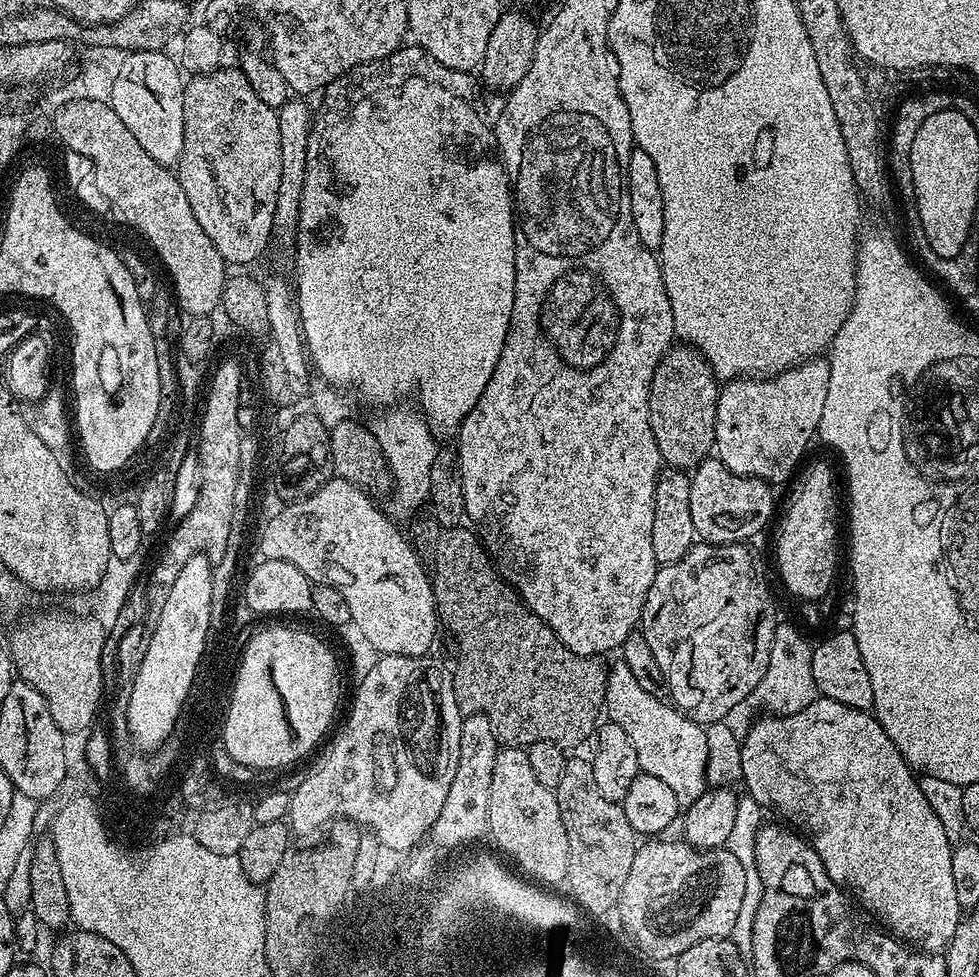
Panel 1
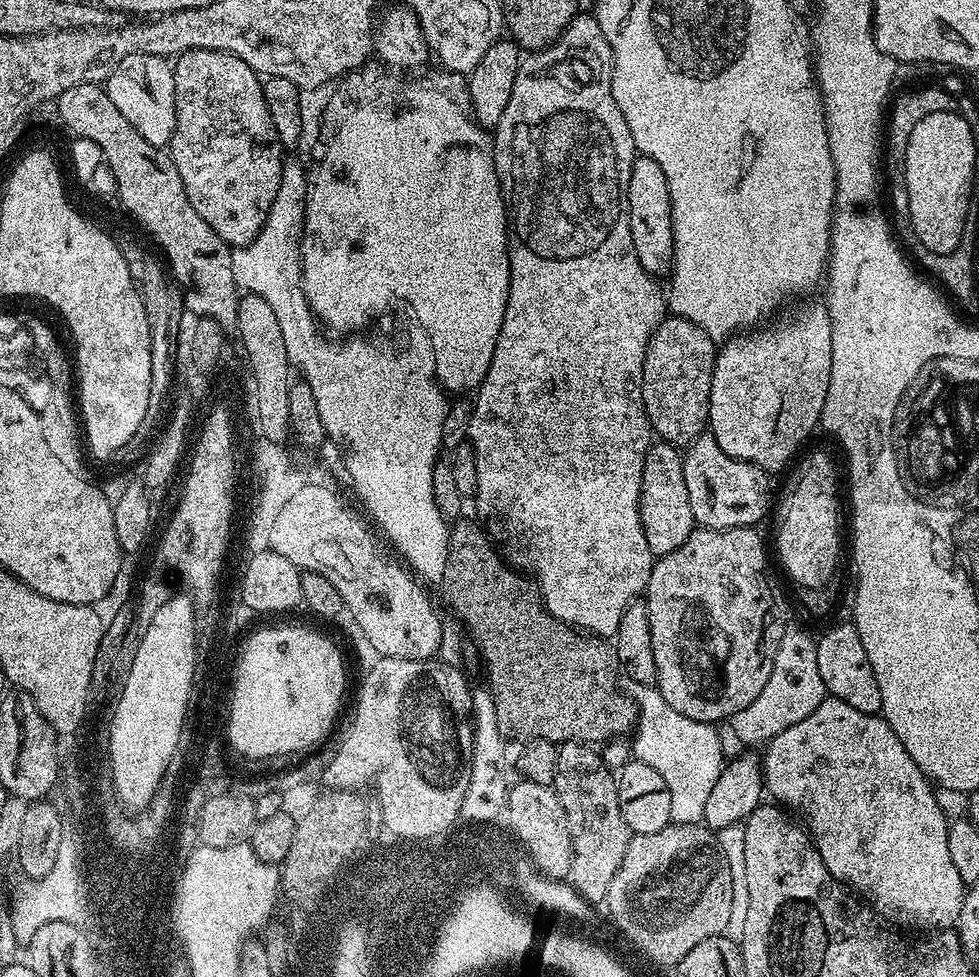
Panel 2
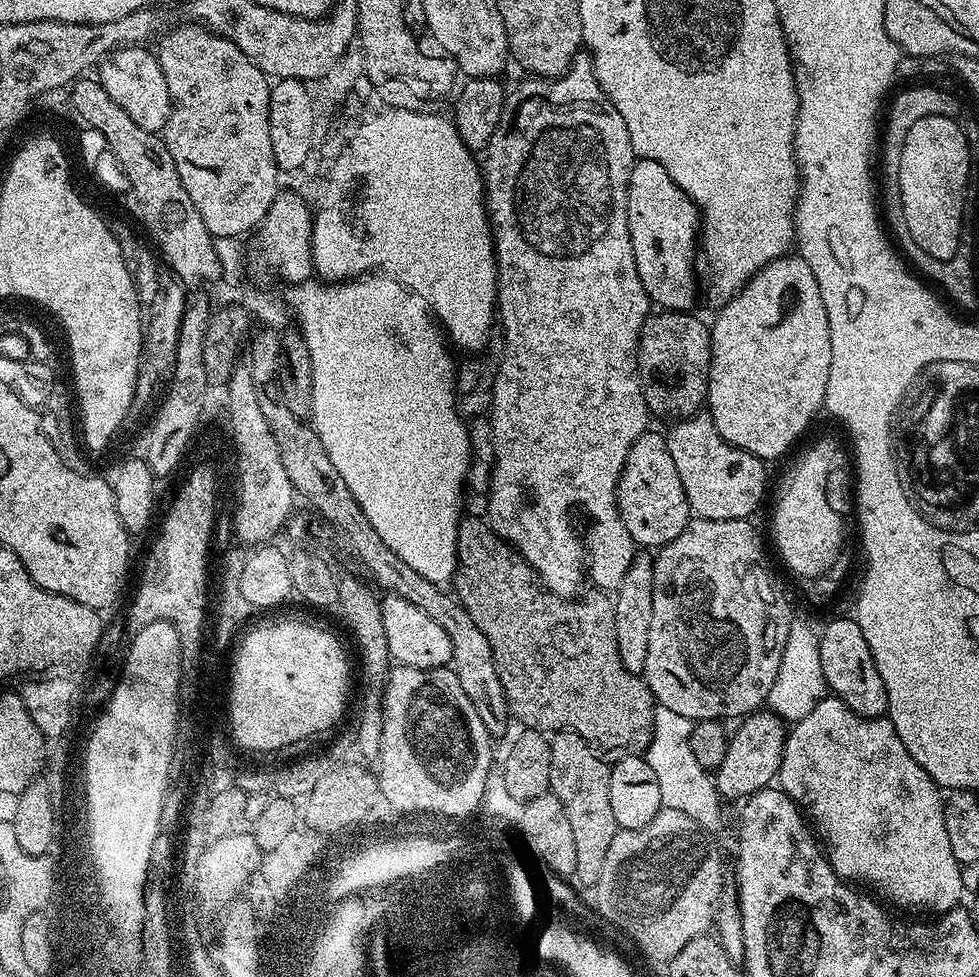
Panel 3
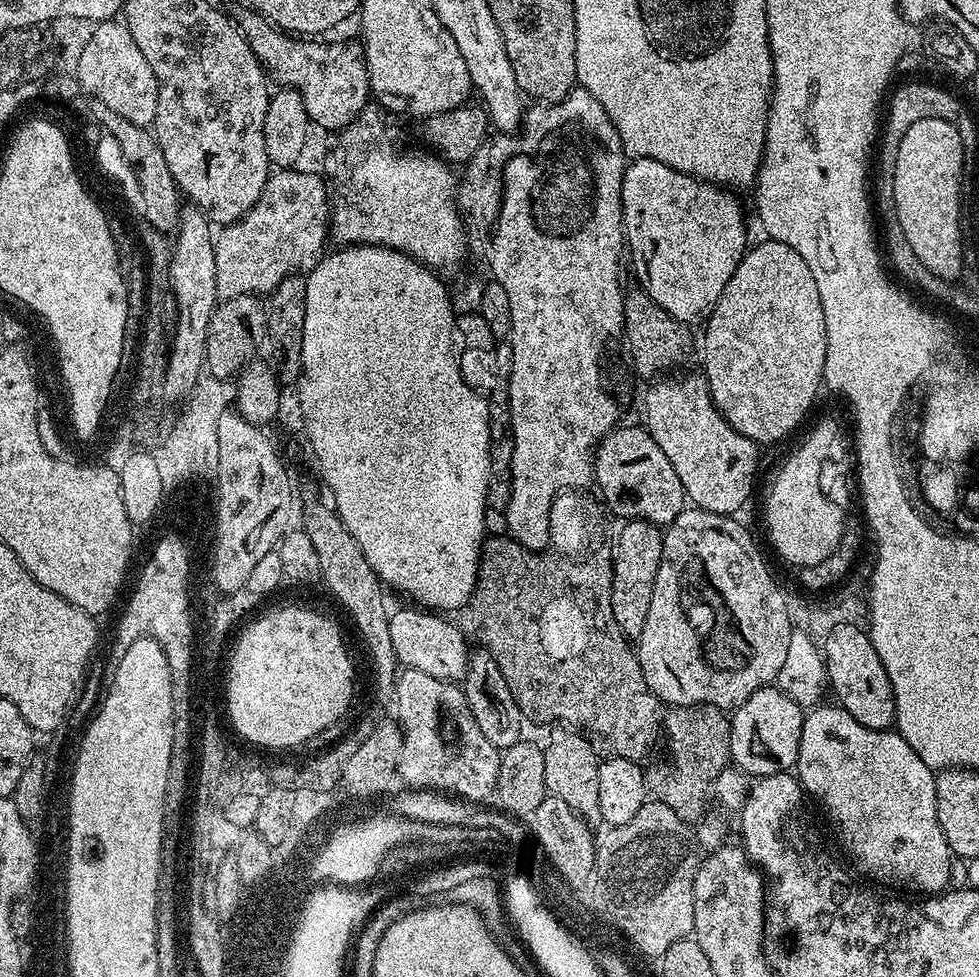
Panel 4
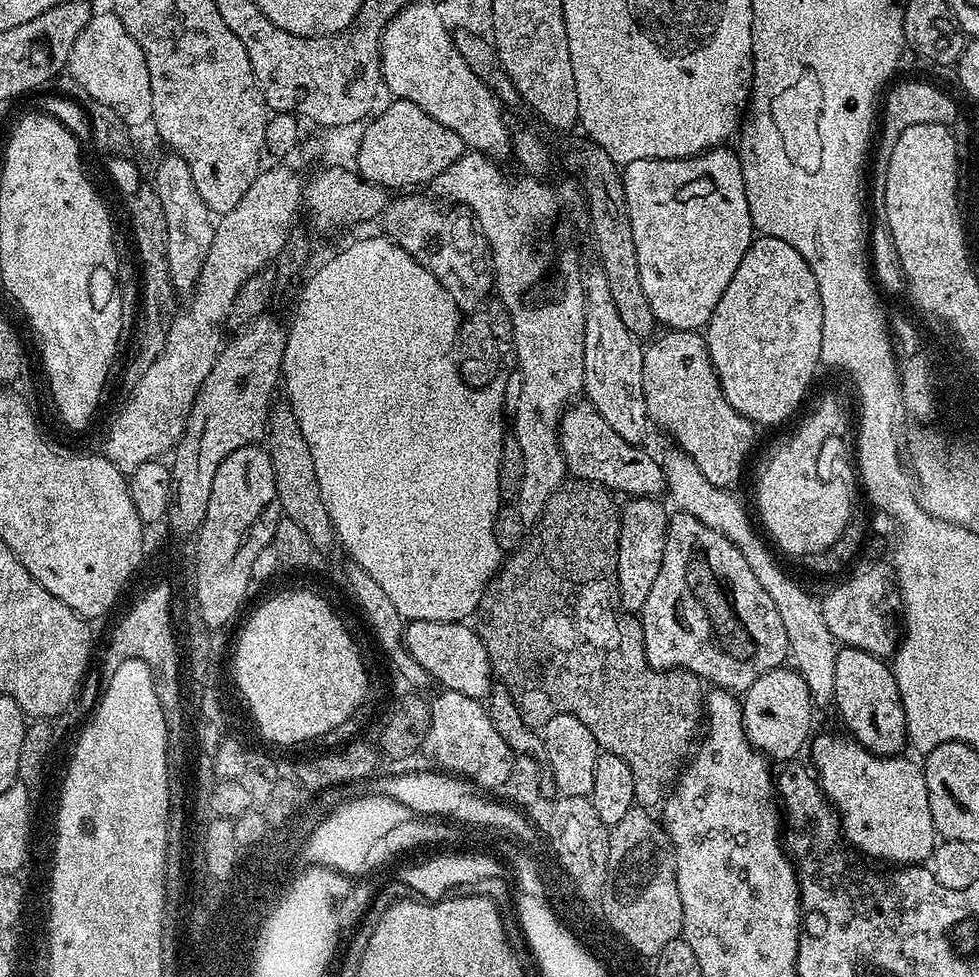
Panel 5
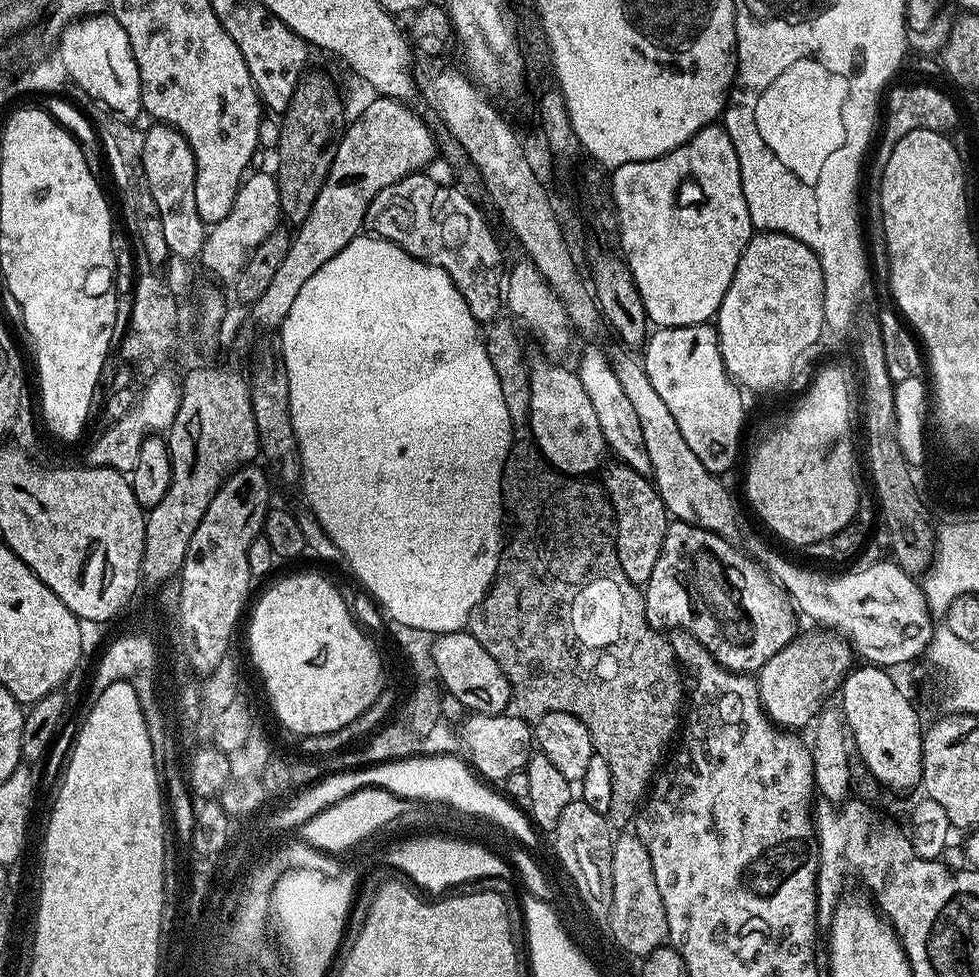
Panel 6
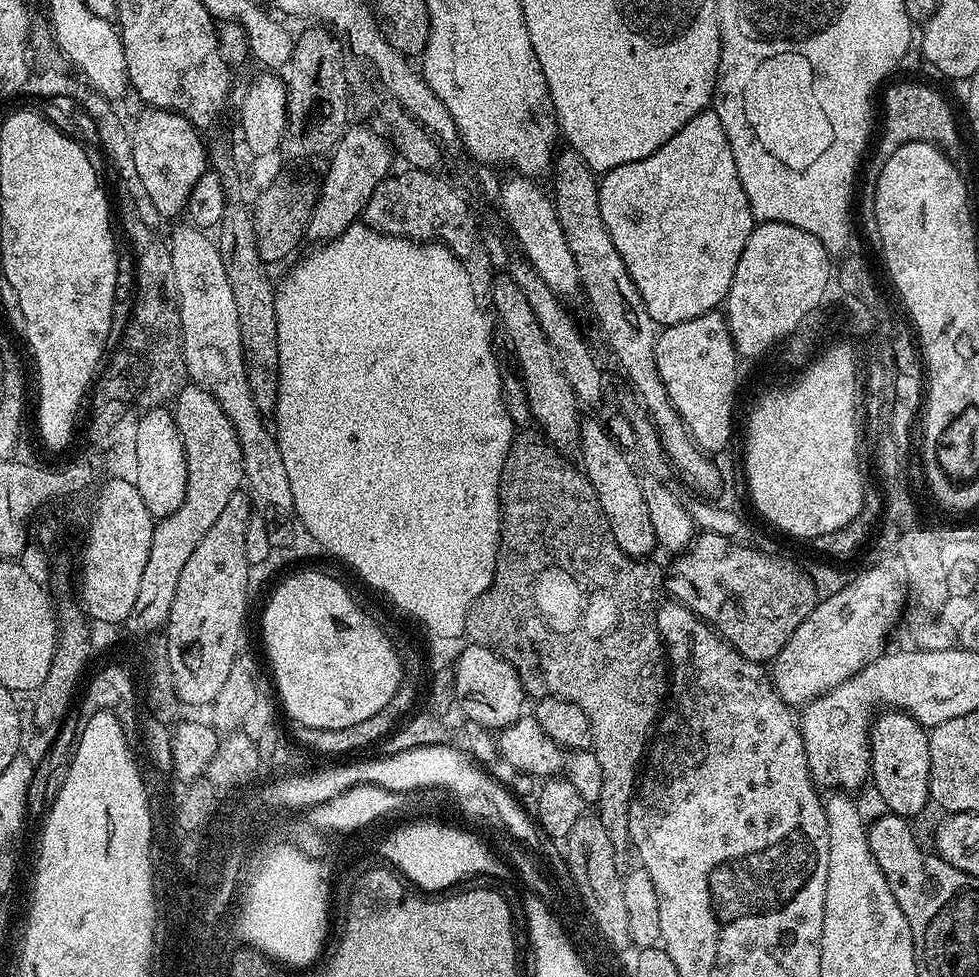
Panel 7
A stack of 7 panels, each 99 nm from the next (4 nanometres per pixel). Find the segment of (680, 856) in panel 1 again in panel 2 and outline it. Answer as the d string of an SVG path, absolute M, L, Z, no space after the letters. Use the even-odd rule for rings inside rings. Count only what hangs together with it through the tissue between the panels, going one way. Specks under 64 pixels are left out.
M667 824L655 834L633 835L626 846L626 858L614 874L611 895L612 912L620 927L644 952L660 961L682 961L690 954L692 944L706 942L706 938L723 936L733 905L730 865L717 844L713 829L698 824Z

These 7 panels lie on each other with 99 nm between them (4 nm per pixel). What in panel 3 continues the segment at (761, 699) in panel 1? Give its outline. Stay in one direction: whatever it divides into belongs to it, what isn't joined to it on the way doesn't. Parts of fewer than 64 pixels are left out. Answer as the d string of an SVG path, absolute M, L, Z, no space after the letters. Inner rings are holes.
M794 618L786 638L786 647L782 652L782 665L778 668L778 676L766 701L767 707L782 720L795 722L810 714L827 694L825 674L822 673L819 633L806 621Z

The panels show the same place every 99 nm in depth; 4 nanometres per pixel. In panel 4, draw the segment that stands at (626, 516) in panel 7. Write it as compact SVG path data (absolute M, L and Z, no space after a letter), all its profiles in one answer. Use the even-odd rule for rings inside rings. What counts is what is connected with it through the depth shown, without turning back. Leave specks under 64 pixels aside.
M629 520L621 523L620 537L615 537L612 554L612 593L610 606L618 630L629 641L639 641L642 626L646 626L646 613L650 611L650 598L654 595L654 582L658 578L658 566L662 562L664 533L649 520Z

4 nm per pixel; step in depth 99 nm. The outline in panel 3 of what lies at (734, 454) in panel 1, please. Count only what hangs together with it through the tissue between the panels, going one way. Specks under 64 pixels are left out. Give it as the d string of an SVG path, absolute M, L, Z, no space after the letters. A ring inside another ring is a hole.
M799 254L780 256L766 266L762 266L740 288L735 296L731 296L719 309L716 321L711 321L712 357L710 358L710 378L708 379L707 415L711 416L718 434L726 438L734 446L754 454L765 462L776 460L804 431L813 427L819 412L824 408L826 398L826 382L830 382L830 322L826 318L826 306L822 306L822 290L818 290L818 278L814 278L814 270Z

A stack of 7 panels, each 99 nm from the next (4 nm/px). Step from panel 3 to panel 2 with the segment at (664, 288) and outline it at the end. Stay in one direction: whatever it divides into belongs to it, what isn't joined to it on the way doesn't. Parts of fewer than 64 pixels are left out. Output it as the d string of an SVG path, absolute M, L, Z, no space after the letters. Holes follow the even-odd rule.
M637 155L630 170L630 186L628 187L628 217L630 218L630 234L634 238L634 250L638 254L638 262L654 277L660 278L671 273L672 255L674 254L674 234L672 233L672 211L670 210L670 190L666 190L666 174L662 174L662 166L654 162L654 158Z

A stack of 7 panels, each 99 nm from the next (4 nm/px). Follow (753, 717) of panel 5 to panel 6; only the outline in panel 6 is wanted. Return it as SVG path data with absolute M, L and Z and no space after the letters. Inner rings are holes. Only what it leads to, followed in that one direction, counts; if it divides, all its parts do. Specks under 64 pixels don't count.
M815 631L793 638L755 677L760 705L778 728L807 729L808 723L825 707L827 700L824 699L839 689L854 667L854 651L847 641L833 631Z

